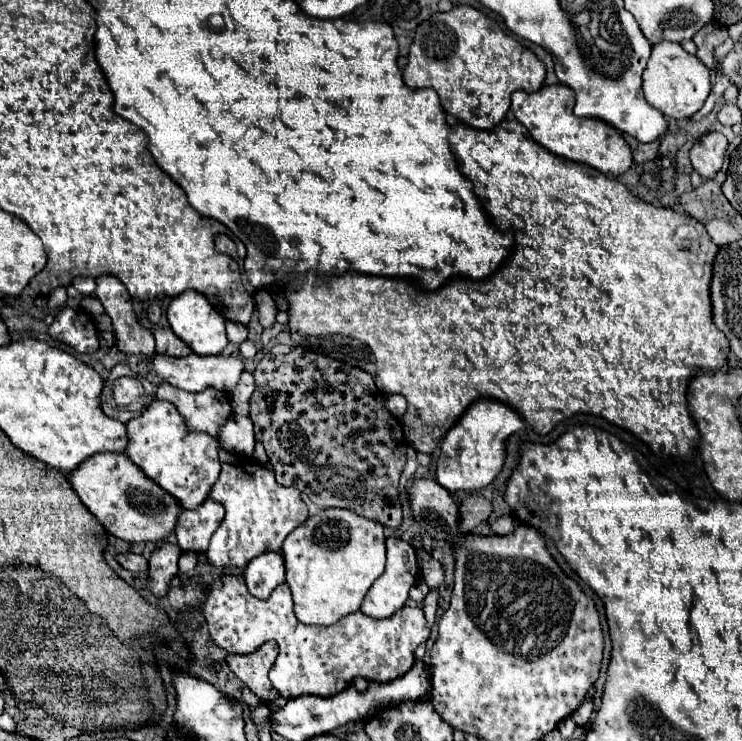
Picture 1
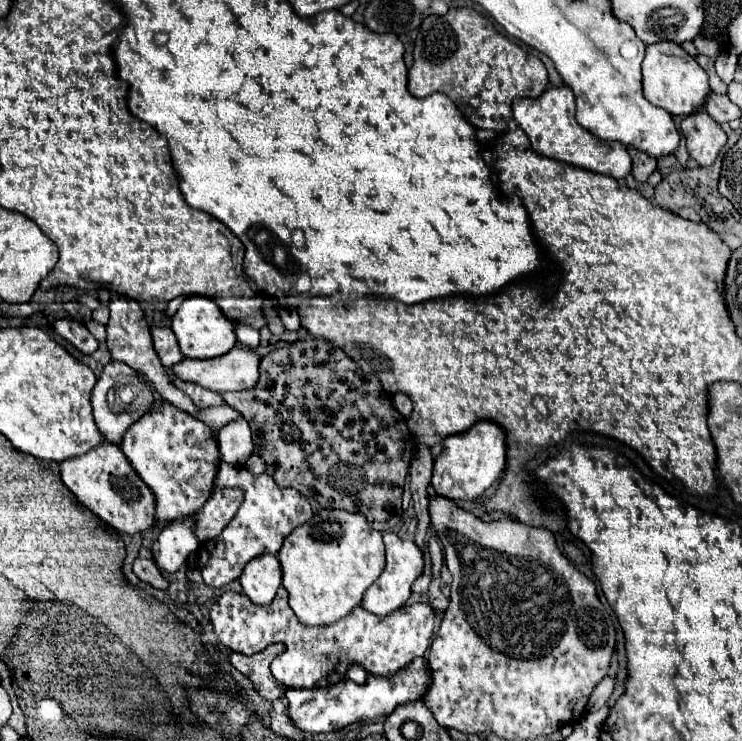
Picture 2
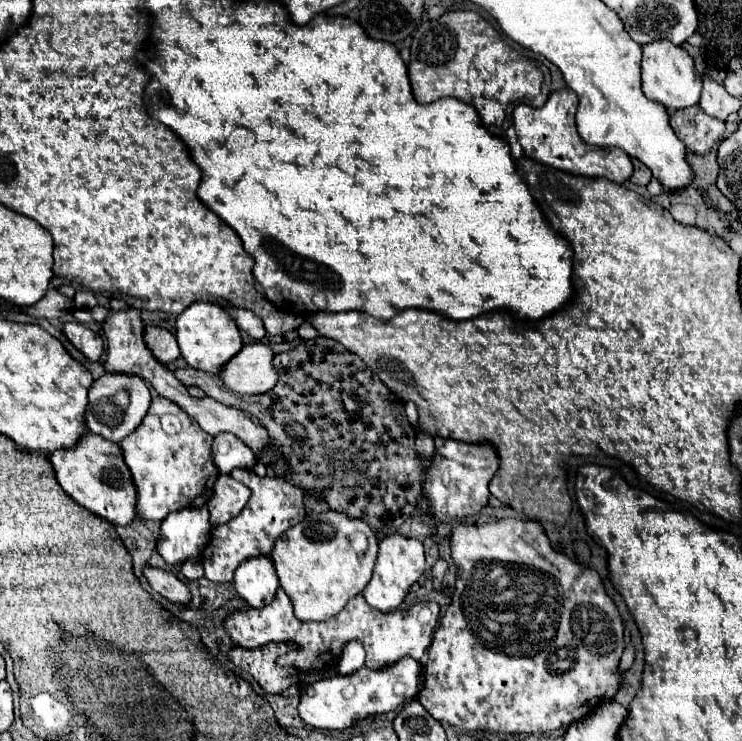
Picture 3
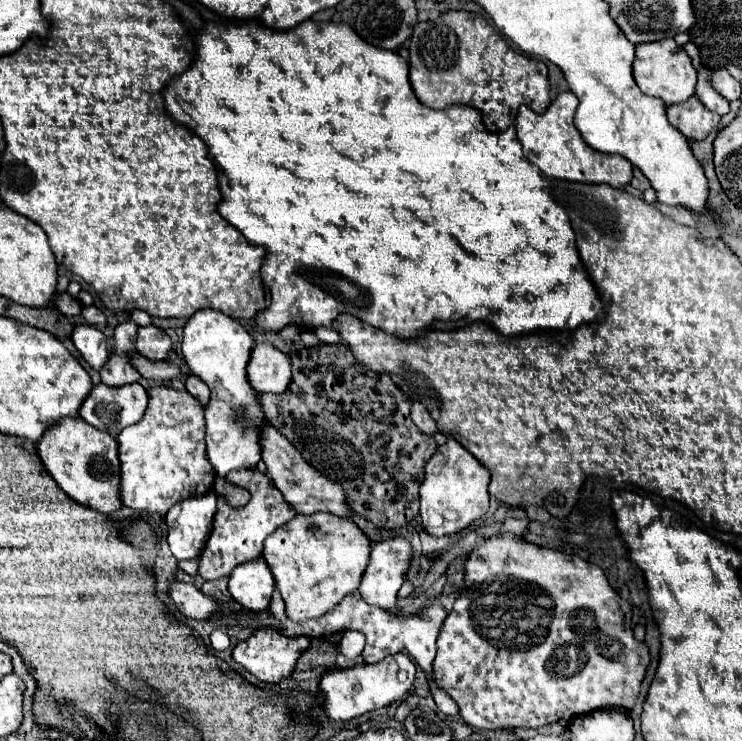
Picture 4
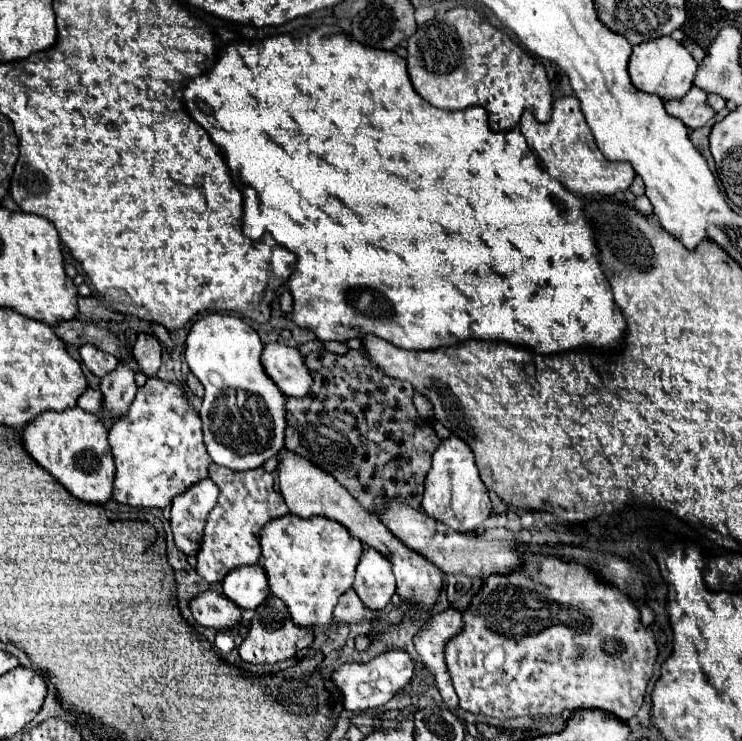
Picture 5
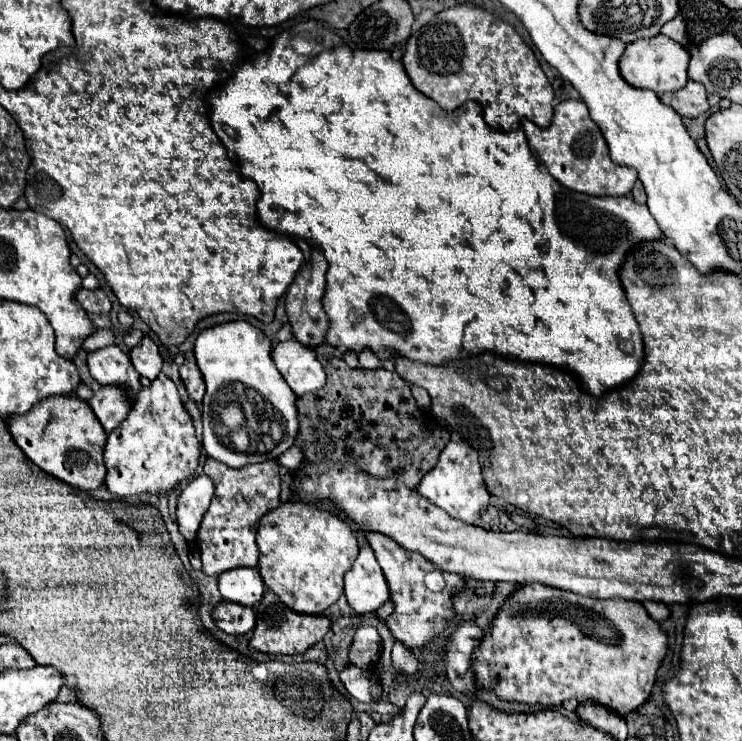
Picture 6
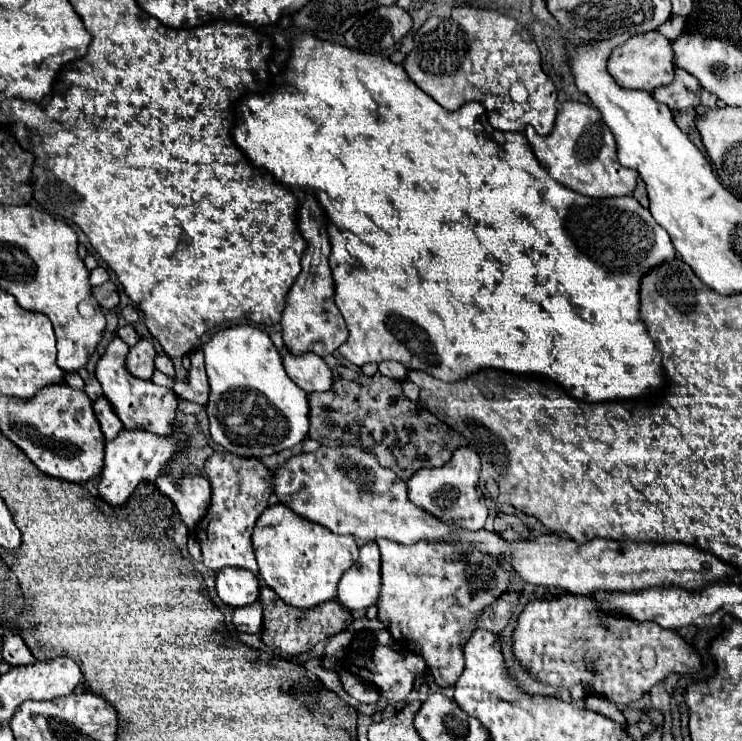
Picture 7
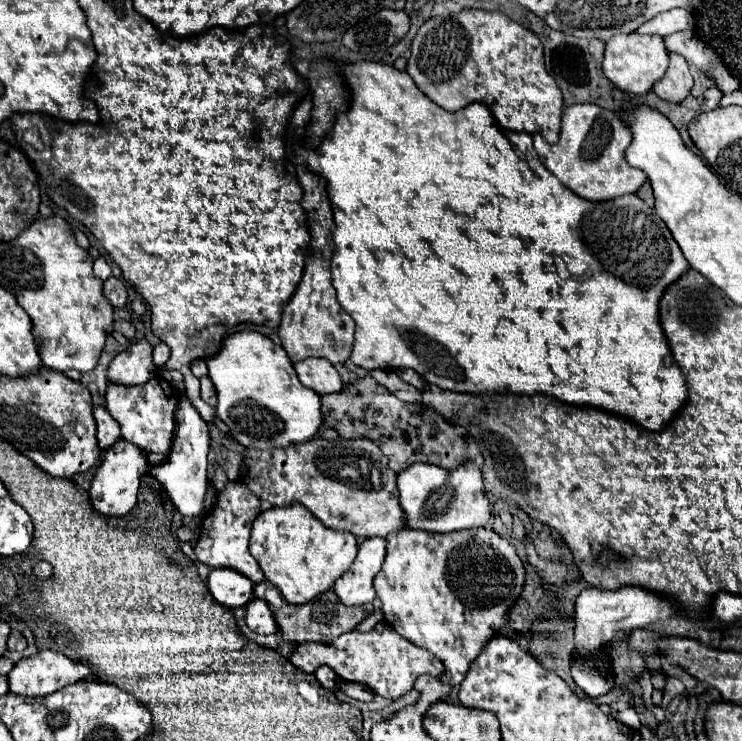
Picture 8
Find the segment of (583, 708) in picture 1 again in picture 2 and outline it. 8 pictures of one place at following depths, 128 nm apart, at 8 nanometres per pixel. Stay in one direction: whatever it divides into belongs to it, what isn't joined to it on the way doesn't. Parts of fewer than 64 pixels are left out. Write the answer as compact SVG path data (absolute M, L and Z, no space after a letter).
M605 677L595 687L589 697L587 707L589 711L596 711L606 705L613 693L615 685L615 677Z

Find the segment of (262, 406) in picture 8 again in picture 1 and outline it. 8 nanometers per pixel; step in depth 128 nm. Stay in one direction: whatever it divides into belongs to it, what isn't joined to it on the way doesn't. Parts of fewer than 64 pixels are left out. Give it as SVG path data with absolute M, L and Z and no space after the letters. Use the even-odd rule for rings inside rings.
M186 290L186 292L178 294L176 298L172 298L172 302L166 310L166 318L168 318L168 324L174 330L174 334L180 340L184 340L192 348L192 352L196 352L196 354L202 354L202 356L220 354L228 344L226 330L224 330L224 318L196 290ZM236 414L222 428L220 446L228 452L238 452L244 456L252 456L254 452L254 426L250 418Z

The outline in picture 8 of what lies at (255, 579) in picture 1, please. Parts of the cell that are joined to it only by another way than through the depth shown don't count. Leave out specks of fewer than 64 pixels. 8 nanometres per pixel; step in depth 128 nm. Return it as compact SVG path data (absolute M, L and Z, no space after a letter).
M228 568L212 570L206 586L214 600L226 608L246 606L250 598L254 598L254 584L246 576L240 576Z

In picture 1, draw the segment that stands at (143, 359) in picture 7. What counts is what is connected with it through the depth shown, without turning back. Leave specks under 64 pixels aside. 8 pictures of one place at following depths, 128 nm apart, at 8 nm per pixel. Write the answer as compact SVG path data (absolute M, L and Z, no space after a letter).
M158 328L154 332L154 340L156 340L156 352L160 354L170 354L176 358L192 354L192 350L170 328Z

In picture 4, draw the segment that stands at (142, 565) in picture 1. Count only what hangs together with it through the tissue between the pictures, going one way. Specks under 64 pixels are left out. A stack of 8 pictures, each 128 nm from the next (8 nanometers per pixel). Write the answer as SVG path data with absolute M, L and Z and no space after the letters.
M170 582L168 596L174 600L176 608L188 618L210 618L218 608L214 598L202 594L196 586L186 582Z

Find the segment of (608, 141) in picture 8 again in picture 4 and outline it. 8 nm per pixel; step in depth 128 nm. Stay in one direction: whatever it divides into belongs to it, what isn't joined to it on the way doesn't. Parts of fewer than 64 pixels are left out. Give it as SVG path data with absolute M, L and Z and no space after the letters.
M572 92L558 94L542 114L536 114L534 110L520 106L516 116L516 132L522 144L524 158L552 178L588 184L610 184L612 188L624 188L632 178L632 164L620 154L600 154L594 148L590 148L572 122L576 108L578 98Z

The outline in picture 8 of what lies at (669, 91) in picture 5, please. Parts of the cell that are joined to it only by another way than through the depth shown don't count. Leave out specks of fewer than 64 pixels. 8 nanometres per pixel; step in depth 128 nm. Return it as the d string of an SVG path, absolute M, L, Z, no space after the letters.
M620 34L614 36L612 40L606 42L606 52L604 52L604 74L606 78L620 88L622 92L630 92L630 94L644 94L650 92L654 82L660 80L664 76L664 72L668 70L668 50L662 42L660 36L642 36L642 34Z

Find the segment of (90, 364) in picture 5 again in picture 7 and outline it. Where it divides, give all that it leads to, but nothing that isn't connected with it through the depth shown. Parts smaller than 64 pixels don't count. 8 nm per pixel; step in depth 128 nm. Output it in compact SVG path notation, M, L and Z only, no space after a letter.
M114 338L108 344L106 352L100 356L96 364L96 378L102 384L104 398L110 400L110 404L114 406L114 412L120 416L126 428L146 428L160 436L170 434L176 418L176 406L178 406L176 394L170 388L154 386L150 380L140 380L132 376L124 364L126 354L128 354L128 346L120 338Z

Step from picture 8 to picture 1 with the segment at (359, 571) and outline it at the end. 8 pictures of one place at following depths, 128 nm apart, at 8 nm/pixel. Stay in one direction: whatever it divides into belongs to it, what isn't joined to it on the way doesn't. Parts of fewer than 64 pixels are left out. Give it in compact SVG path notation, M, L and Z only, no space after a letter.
M390 536L386 540L386 548L388 548L388 560L386 560L386 570L384 574L372 584L372 588L368 590L364 602L362 602L362 612L370 618L378 618L378 620L384 620L384 618L390 618L396 610L400 610L406 600L408 600L408 590L416 584L416 578L418 578L418 560L416 560L416 550L396 538L396 536Z

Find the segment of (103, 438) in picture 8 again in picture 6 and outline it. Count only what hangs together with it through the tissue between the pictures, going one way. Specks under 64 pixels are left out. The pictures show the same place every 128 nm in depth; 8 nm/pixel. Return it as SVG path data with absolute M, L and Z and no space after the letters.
M102 386L90 398L90 406L96 418L100 418L100 424L106 432L112 432L128 416L132 408L132 404L128 404L128 392L124 392L124 388L112 386Z

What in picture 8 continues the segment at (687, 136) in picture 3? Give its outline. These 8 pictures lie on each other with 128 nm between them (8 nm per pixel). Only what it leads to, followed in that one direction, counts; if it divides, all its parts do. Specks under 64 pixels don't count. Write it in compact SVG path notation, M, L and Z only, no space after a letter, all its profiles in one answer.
M670 54L670 68L666 72L664 78L660 78L656 84L654 84L654 92L662 98L662 100L668 100L668 102L674 102L674 104L680 104L692 90L692 74L688 70L688 64L682 56L678 54Z

